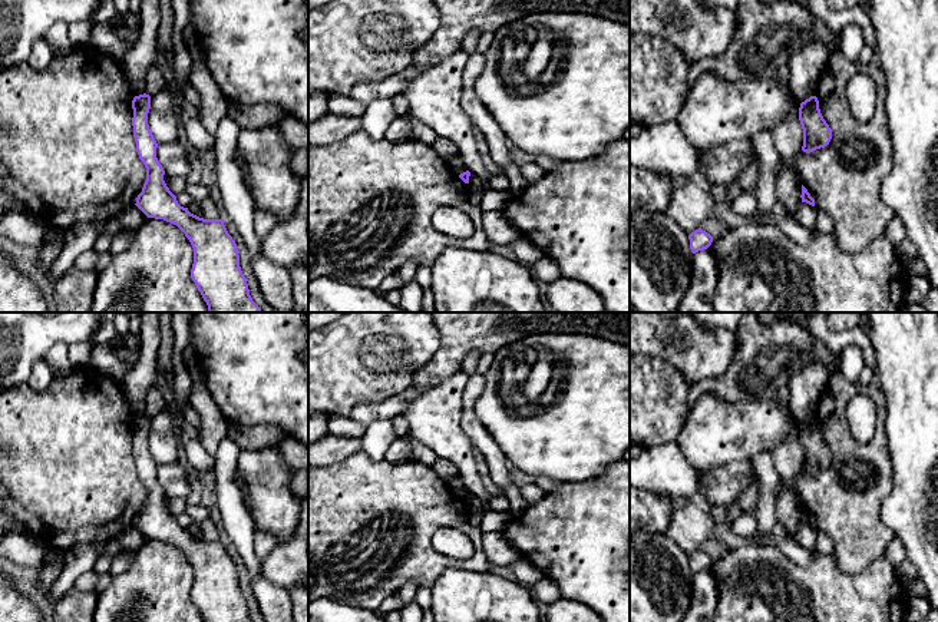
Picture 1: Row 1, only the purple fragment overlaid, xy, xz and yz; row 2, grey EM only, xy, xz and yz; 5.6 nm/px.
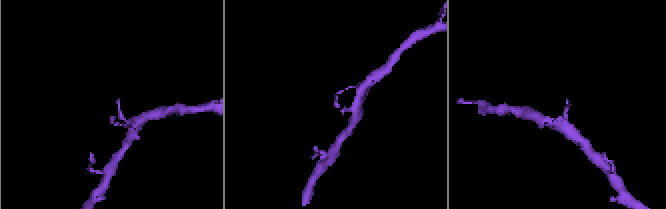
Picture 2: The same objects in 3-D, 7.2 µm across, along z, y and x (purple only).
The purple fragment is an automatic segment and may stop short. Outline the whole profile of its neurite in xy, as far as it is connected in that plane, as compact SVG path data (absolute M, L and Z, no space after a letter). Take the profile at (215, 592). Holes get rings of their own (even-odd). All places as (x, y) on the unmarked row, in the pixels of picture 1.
M151 417L132 421L136 473L146 489L146 502L136 527L148 537L176 546L194 569L191 599L204 622L252 622L240 588L237 565L222 540L199 539L178 525L164 502L165 492L156 479L158 464L148 446Z

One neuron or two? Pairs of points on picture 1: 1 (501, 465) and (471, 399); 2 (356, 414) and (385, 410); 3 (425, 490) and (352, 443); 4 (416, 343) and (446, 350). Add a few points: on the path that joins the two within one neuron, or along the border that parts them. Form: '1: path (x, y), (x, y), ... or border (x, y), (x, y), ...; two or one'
1: path (489, 449), (471, 424), (469, 414); one
2: path (363, 413), (377, 412); one
3: border (360, 450), (330, 466); two
4: border (436, 327), (439, 346), (415, 373); two

